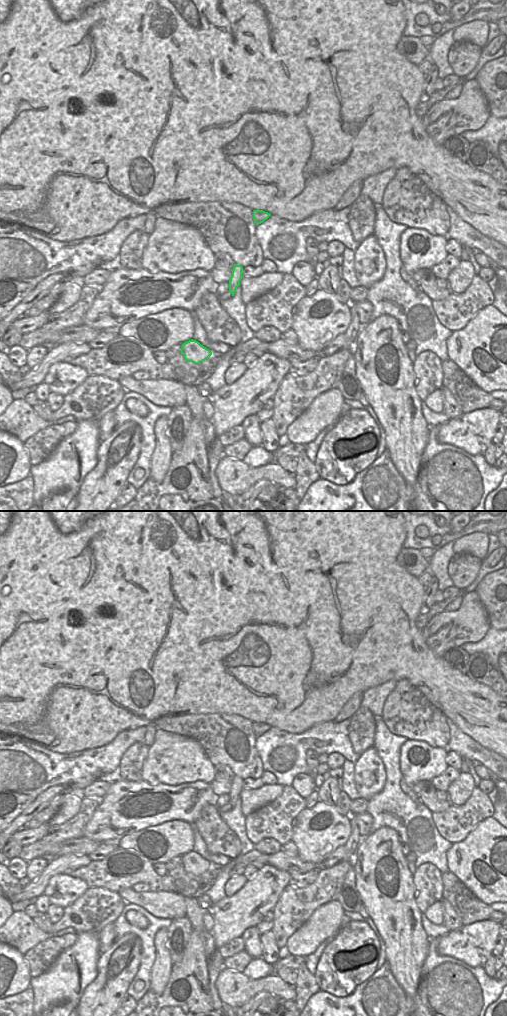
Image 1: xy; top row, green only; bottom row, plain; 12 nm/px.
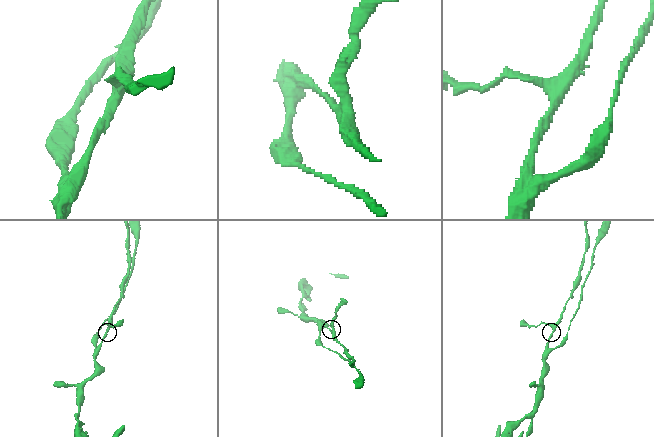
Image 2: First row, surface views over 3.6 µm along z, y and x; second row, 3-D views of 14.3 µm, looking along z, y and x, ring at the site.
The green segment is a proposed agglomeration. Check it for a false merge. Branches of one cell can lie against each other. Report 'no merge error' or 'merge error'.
merge error

